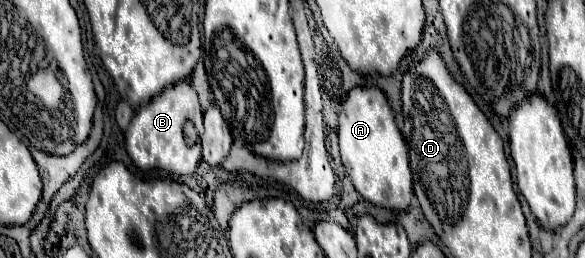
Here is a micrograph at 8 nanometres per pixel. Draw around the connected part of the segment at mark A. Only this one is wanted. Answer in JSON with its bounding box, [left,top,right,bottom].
[338,87,414,213]

